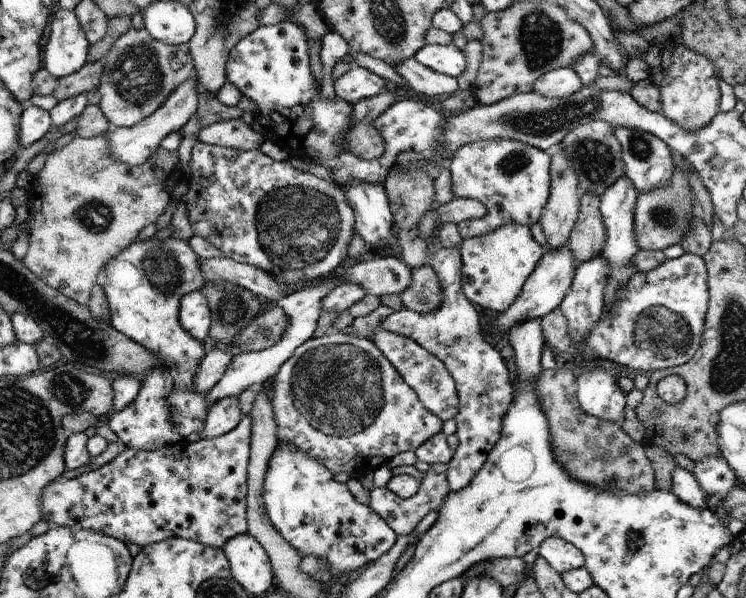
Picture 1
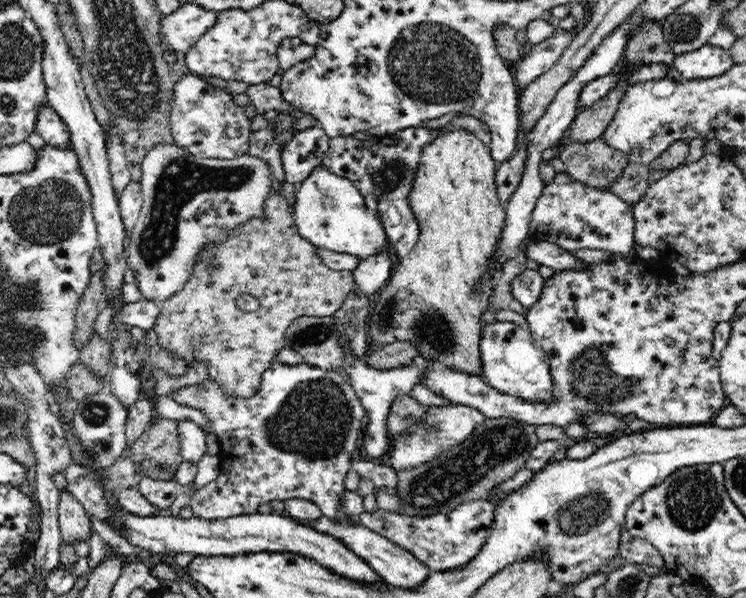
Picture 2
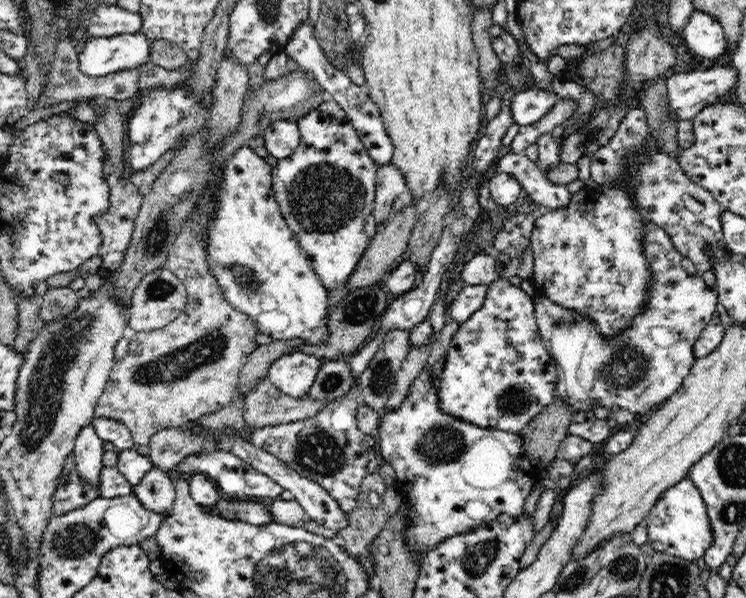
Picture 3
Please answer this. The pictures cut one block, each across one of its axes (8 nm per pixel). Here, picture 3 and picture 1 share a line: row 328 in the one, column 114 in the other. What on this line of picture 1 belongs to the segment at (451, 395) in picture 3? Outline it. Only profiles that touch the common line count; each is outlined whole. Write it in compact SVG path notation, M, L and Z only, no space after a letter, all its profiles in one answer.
M250 413L244 416L244 418L241 420L240 423L238 423L238 426L234 428L233 431L227 432L225 435L214 437L214 438L202 438L198 440L195 443L189 443L184 440L180 441L179 443L168 445L167 447L159 448L155 451L137 451L136 449L122 446L120 449L120 452L114 458L112 461L104 464L103 466L100 466L99 468L96 468L95 470L92 470L87 473L83 473L80 476L73 478L73 479L66 479L66 480L58 480L56 479L52 483L48 485L46 488L44 494L42 494L42 500L41 500L41 512L42 516L41 518L44 519L47 523L51 523L52 527L68 527L70 529L86 529L91 531L96 531L99 533L104 533L106 536L114 537L115 539L118 539L119 541L122 541L124 543L128 544L138 544L138 546L145 547L146 545L151 545L154 543L159 543L160 541L165 541L174 537L182 537L186 540L196 541L198 543L202 543L203 545L209 545L210 547L214 548L223 548L225 544L233 538L233 536L241 535L246 532L248 532L248 466L249 466L249 460L250 460L250 451L252 450L252 433L253 430L253 417Z

